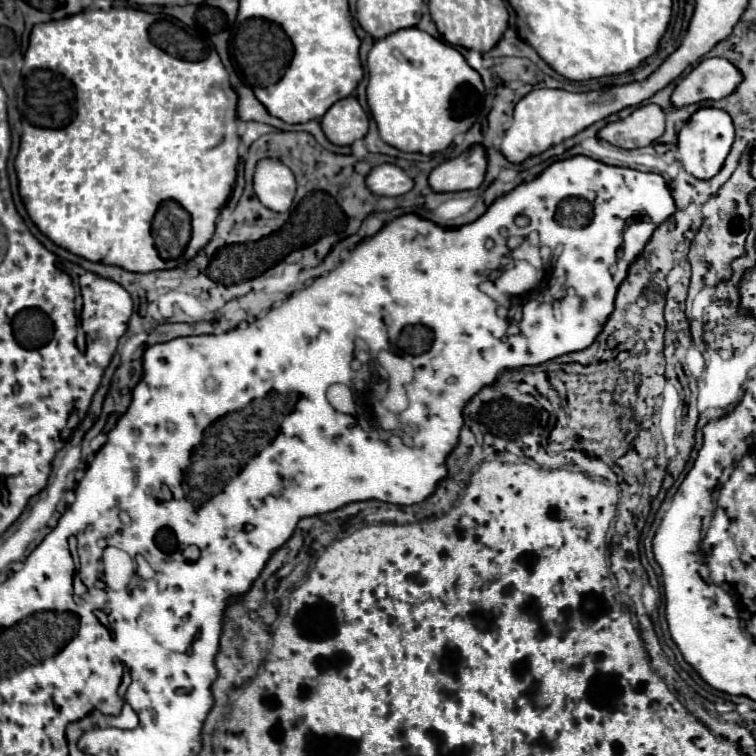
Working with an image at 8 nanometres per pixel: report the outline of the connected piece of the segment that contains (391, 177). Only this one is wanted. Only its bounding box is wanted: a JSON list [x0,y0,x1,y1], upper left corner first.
[366,163,414,197]

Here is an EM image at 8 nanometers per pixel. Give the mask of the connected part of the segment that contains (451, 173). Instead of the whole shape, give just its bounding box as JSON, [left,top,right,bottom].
[430,145,488,191]

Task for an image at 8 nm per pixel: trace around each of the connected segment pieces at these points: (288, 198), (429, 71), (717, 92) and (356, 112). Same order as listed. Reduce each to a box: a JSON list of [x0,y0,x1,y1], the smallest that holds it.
[[254,159,296,213],[368,27,484,155],[670,59,742,107],[322,97,368,145]]

